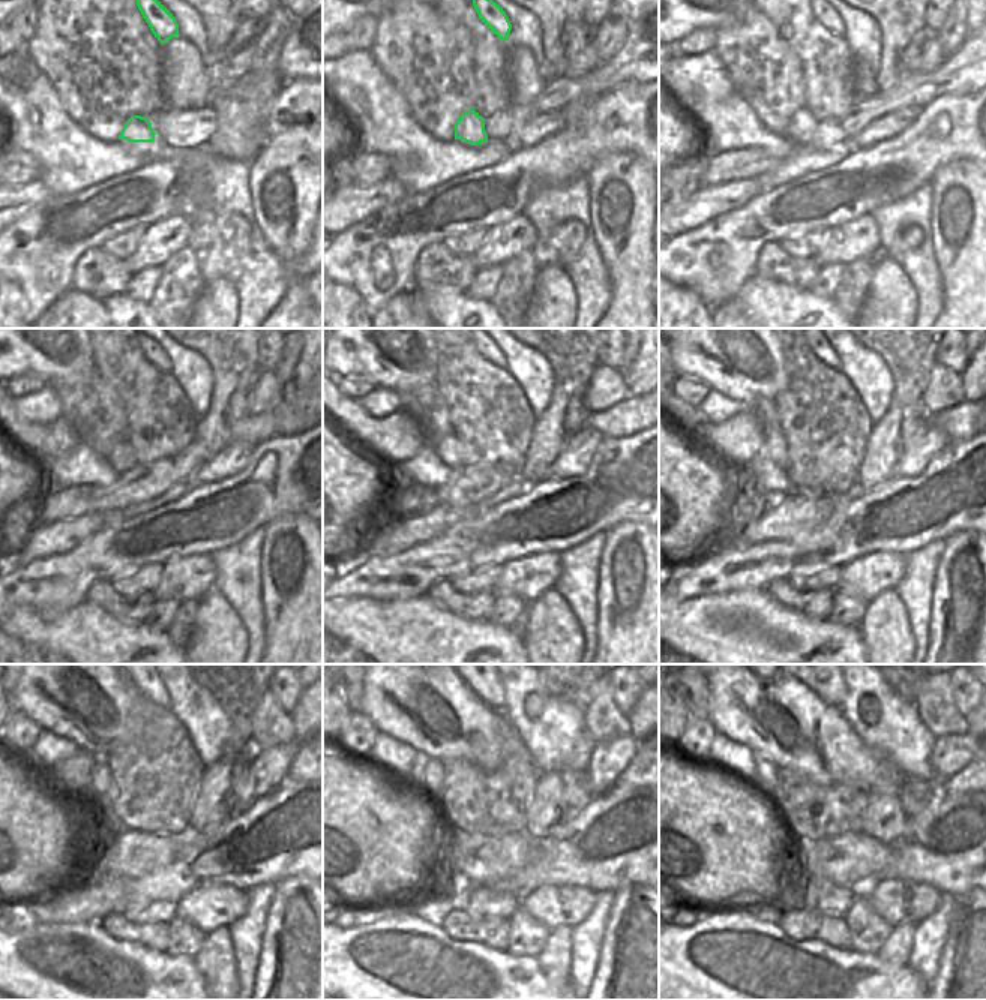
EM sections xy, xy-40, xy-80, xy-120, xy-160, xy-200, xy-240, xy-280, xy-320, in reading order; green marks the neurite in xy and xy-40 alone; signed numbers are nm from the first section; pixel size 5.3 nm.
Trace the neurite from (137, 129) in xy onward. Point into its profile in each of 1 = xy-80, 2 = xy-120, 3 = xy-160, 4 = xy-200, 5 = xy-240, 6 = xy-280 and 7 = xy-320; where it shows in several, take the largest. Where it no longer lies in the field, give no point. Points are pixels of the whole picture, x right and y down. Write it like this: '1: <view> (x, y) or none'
1: xy-80 (802, 126)
2: xy-120 (122, 458)
3: xy-160 (449, 450)
4: xy-200 (742, 437)
5: xy-240 (66, 780)
6: xy-280 (426, 777)
7: xy-320 (767, 769)

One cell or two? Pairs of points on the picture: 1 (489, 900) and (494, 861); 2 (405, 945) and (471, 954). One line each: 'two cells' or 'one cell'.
1: two cells
2: one cell

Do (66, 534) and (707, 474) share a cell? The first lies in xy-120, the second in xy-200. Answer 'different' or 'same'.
different

